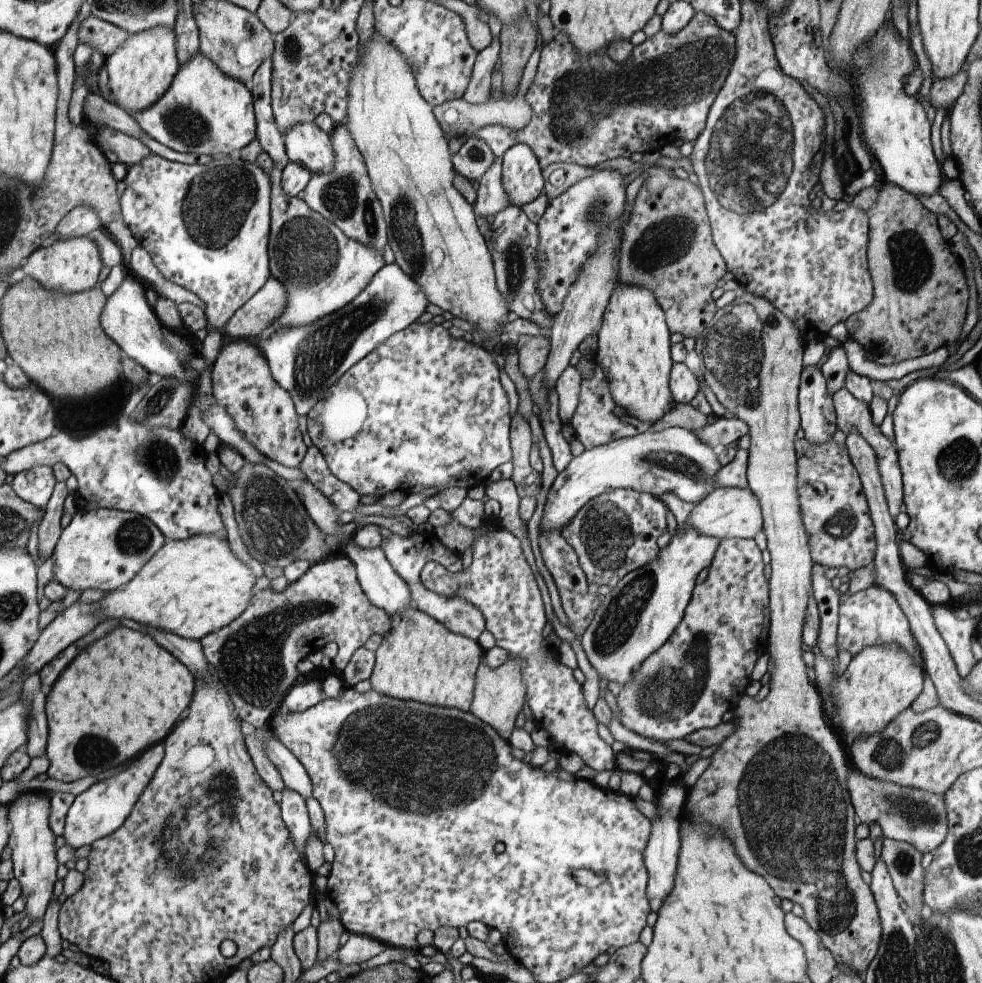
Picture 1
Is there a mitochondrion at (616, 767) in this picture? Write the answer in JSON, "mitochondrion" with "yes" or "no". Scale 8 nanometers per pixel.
{"mitochondrion":"no"}

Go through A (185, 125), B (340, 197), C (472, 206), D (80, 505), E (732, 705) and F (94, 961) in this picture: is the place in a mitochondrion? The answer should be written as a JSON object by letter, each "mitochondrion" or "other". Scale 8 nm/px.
{"A":"mitochondrion","B":"mitochondrion","C":"other","D":"other","E":"other","F":"other"}

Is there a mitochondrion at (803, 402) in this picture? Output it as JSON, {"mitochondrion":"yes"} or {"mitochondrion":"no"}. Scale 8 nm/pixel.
{"mitochondrion":"no"}

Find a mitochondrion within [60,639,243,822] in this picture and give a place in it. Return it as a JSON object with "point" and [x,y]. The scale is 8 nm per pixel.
{"point":[93,752]}

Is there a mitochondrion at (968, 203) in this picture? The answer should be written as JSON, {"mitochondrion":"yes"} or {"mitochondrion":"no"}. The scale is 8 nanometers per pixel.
{"mitochondrion":"no"}

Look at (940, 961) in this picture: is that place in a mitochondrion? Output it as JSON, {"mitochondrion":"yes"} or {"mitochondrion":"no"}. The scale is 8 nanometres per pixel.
{"mitochondrion":"yes"}

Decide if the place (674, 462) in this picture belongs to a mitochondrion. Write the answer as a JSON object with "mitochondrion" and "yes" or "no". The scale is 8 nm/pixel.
{"mitochondrion":"yes"}

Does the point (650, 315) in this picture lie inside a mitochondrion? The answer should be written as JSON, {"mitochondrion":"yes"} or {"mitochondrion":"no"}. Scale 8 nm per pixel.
{"mitochondrion":"no"}

